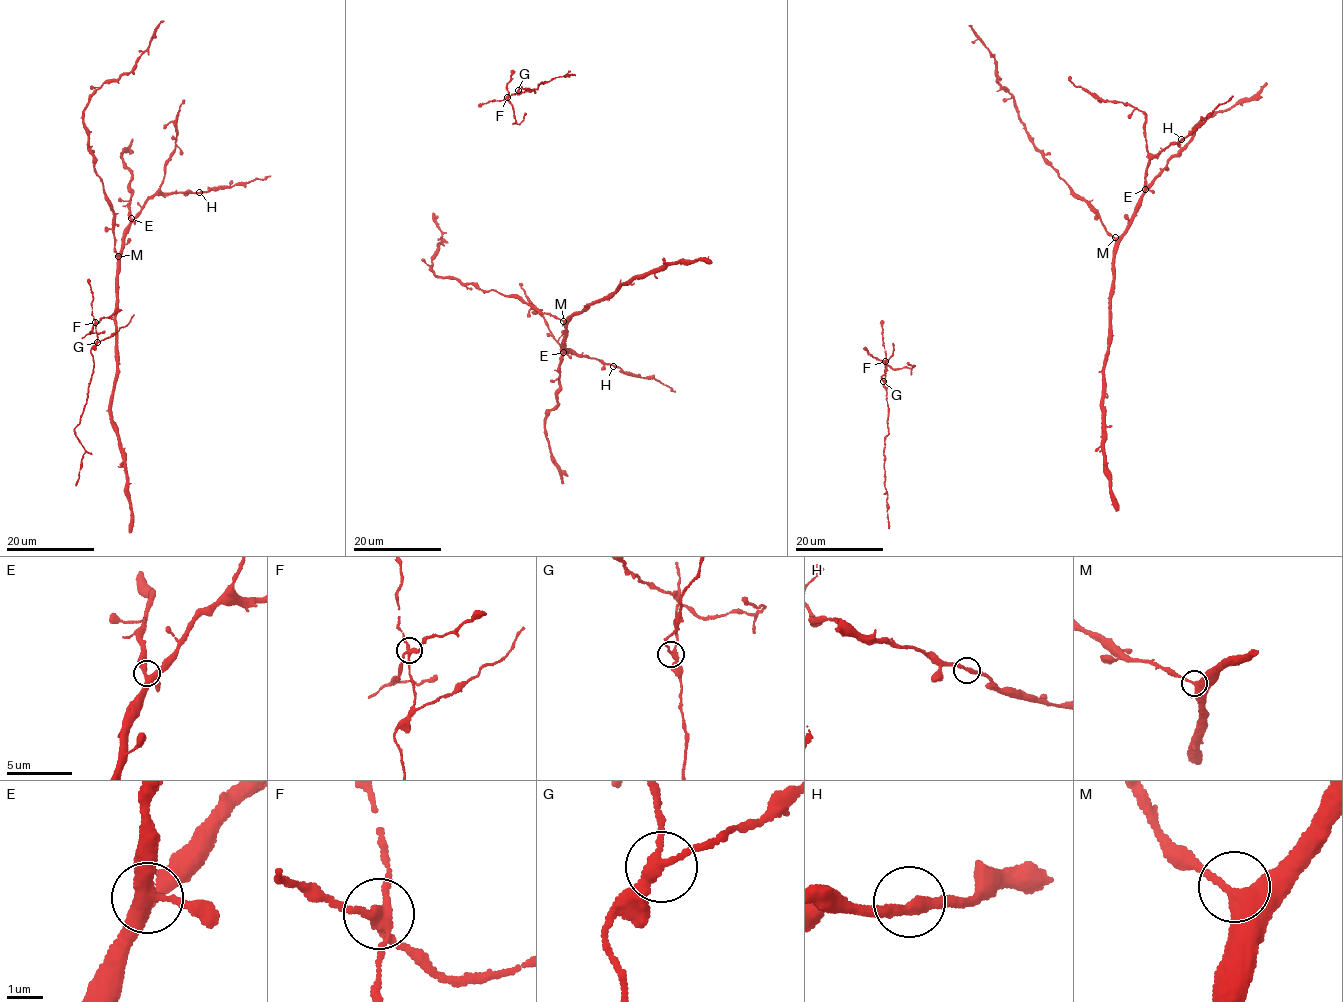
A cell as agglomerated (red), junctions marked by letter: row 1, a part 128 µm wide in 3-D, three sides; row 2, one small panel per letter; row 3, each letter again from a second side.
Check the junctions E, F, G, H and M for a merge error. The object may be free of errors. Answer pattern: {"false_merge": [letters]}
{"false_merge": ["F"]}

